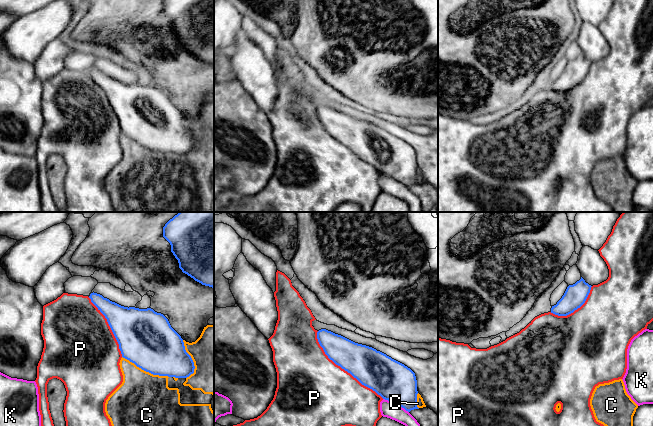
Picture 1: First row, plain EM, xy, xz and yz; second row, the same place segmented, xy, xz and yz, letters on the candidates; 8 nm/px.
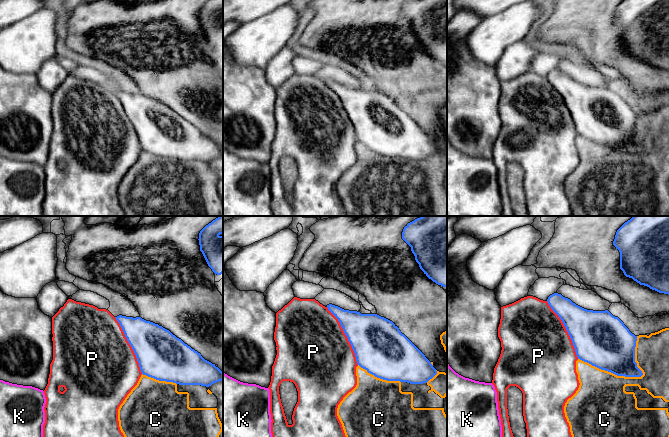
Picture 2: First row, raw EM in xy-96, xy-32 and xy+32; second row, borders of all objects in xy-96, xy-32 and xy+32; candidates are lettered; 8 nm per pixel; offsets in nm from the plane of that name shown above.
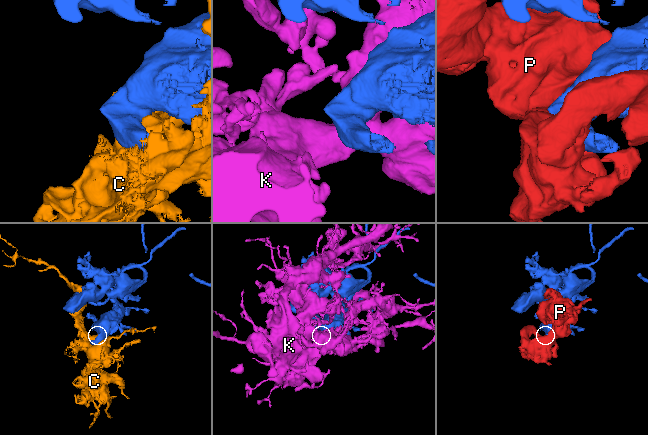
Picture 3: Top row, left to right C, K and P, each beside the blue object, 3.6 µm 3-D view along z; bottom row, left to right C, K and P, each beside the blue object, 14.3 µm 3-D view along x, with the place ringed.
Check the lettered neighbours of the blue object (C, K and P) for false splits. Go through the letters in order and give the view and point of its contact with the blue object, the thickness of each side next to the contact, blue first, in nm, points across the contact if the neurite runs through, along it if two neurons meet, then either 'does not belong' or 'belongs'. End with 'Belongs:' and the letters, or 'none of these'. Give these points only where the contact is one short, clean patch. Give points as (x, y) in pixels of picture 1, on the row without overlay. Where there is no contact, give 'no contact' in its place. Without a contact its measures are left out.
C: xy (145, 146) | 440/460 nm | does not belong
K: xz (396, 179) | 320/130 nm | does not belong
P: xz (343, 144) | 300/480 nm | belongs
Belongs: P

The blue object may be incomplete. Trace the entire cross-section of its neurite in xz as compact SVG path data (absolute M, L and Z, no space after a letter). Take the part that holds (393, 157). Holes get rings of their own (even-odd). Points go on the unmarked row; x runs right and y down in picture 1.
M278 46L276 48L276 67L274 68L274 73L278 87L278 96L273 111L268 115L273 127L273 138L277 148L277 164L274 174L260 192L227 203L220 212L333 212L340 204L346 202L359 205L361 207L361 212L372 212L377 197L382 193L380 188L380 178L383 175L399 181L408 188L414 185L419 185L416 180L418 170L417 156L415 149L410 144L372 123L355 119L326 105L321 105L319 107L315 106L312 102L312 98L316 95L311 86L307 83L299 68L292 62L291 56Z

